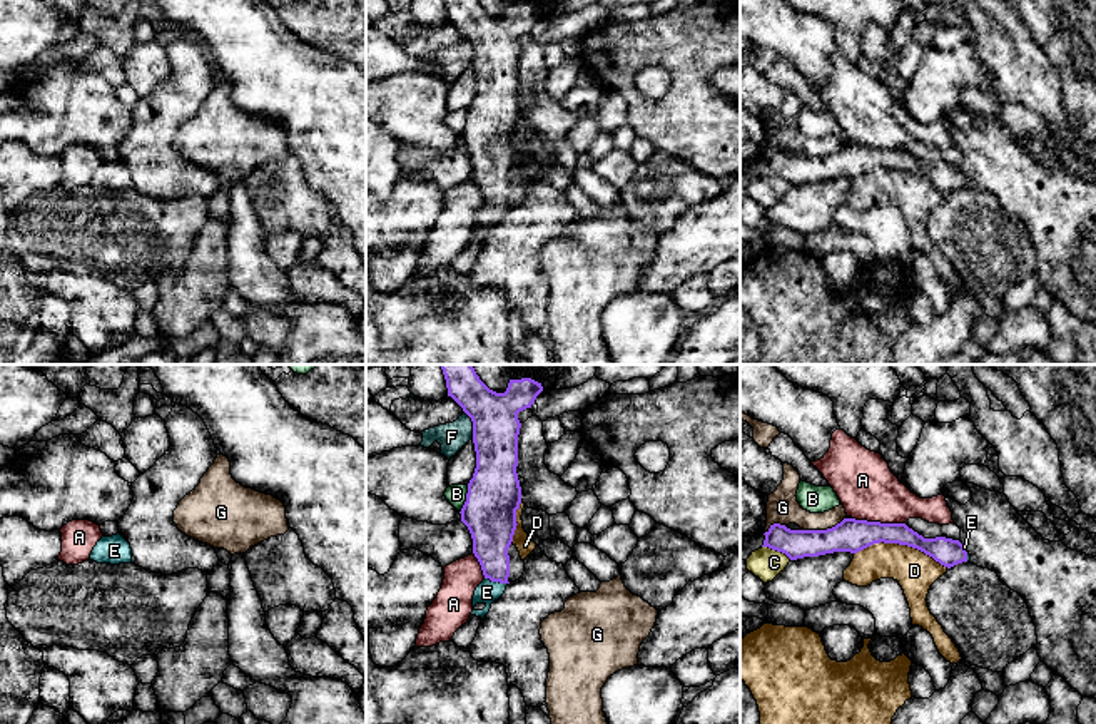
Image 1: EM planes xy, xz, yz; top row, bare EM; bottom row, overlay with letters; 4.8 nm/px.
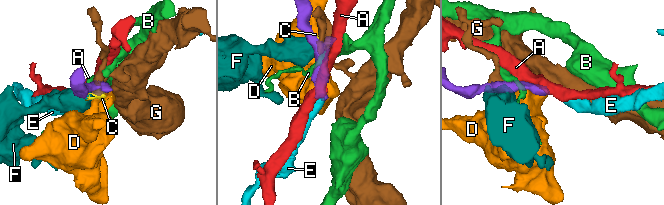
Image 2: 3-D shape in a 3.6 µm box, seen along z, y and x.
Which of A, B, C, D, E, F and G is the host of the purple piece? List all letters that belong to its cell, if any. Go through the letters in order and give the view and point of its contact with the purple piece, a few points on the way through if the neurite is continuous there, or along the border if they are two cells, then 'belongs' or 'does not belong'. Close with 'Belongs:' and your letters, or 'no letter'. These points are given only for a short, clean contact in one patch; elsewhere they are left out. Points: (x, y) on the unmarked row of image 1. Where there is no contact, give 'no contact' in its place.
A: contact yz (879, 147); does not belong
B: contact xz (466, 124); border xz (468, 111), (460, 137); does not belong
C: contact yz (777, 176); border yz (762, 171), (781, 176), (791, 184); does not belong
D: contact yz (901, 169); does not belong
E: contact xz (497, 206); way xz (492, 154), (497, 206), (487, 218); belongs
F: contact xz (473, 50); border xz (463, 35), (471, 47), (473, 64); does not belong
G: contact yz (824, 156); border yz (844, 142), (831, 152), (804, 156); does not belong
Belongs: E

